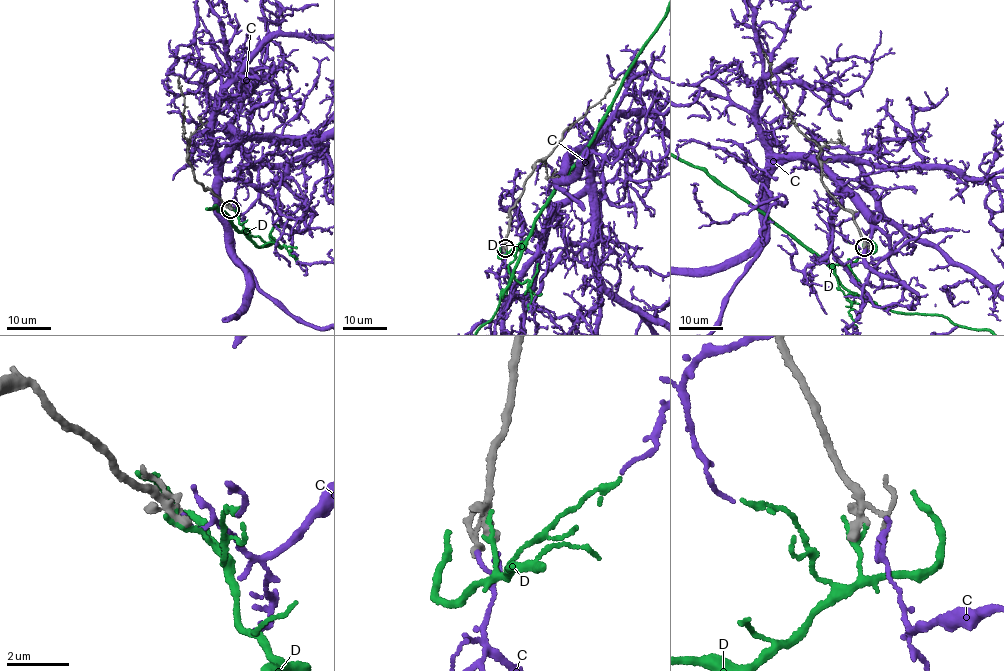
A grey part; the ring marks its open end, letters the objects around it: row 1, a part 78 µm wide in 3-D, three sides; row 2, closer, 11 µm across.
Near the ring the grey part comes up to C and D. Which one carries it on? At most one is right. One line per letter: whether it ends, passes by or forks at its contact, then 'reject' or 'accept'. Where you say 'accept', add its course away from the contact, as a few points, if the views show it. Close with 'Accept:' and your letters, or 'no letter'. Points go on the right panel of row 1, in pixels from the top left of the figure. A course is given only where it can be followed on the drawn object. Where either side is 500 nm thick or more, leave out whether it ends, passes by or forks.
C: it ends | reject
D: it ends | reject
Accept: no letter

